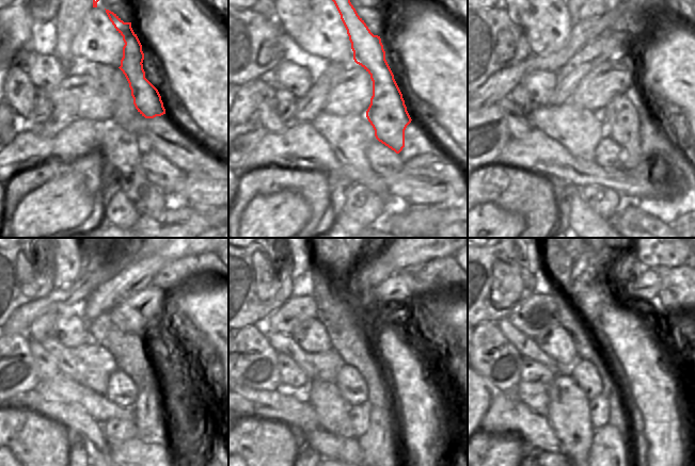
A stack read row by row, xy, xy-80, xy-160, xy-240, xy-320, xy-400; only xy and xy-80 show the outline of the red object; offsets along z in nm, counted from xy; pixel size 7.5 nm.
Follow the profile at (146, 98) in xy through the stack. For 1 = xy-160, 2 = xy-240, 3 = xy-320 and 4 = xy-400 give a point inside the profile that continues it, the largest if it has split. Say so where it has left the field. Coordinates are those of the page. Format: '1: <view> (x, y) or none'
1: xy-160 (620, 117)
2: xy-240 (149, 401)
3: xy-320 (376, 444)
4: xy-400 (610, 454)

